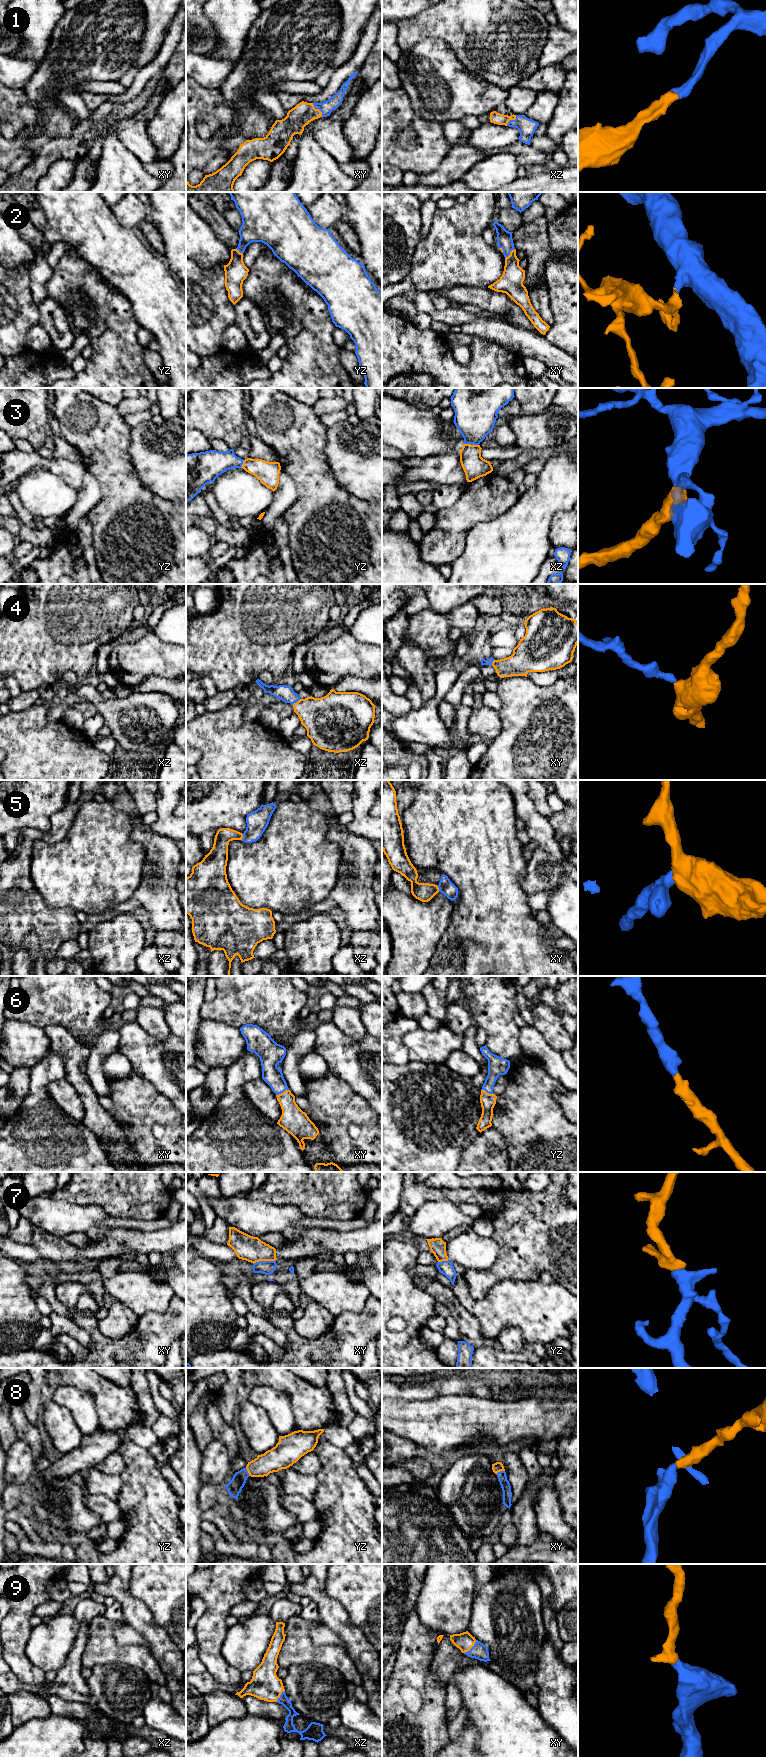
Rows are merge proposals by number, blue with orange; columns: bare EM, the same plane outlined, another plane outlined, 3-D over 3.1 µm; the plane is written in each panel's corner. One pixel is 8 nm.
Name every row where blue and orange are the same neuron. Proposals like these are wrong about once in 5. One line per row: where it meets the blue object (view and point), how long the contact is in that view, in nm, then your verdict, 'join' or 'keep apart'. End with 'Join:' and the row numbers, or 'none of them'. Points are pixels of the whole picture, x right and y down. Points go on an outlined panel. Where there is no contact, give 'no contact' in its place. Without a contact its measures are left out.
1: xy (318, 108) | 140 nm | join
2: xy (509, 253) | 120 nm | join
3: xz (471, 444) | 120 nm | join
4: xz (296, 701) | 80 nm | join
5: xz (243, 837) | 50 nm | join
6: xy (282, 1092) | 120 nm | join
7: xy (264, 1261) | 190 nm | join
8: xy (500, 1471) | 80 nm | join
9: xy (472, 1647) | 150 nm | join
Join: 1, 2, 3, 4, 5, 6, 7, 8, 9

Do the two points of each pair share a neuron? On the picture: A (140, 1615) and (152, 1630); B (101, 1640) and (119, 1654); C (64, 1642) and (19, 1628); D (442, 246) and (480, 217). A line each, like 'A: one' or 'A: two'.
A: one
B: one
C: two
D: one

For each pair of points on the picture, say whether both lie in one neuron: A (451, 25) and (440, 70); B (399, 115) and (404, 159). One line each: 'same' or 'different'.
A: different
B: same

